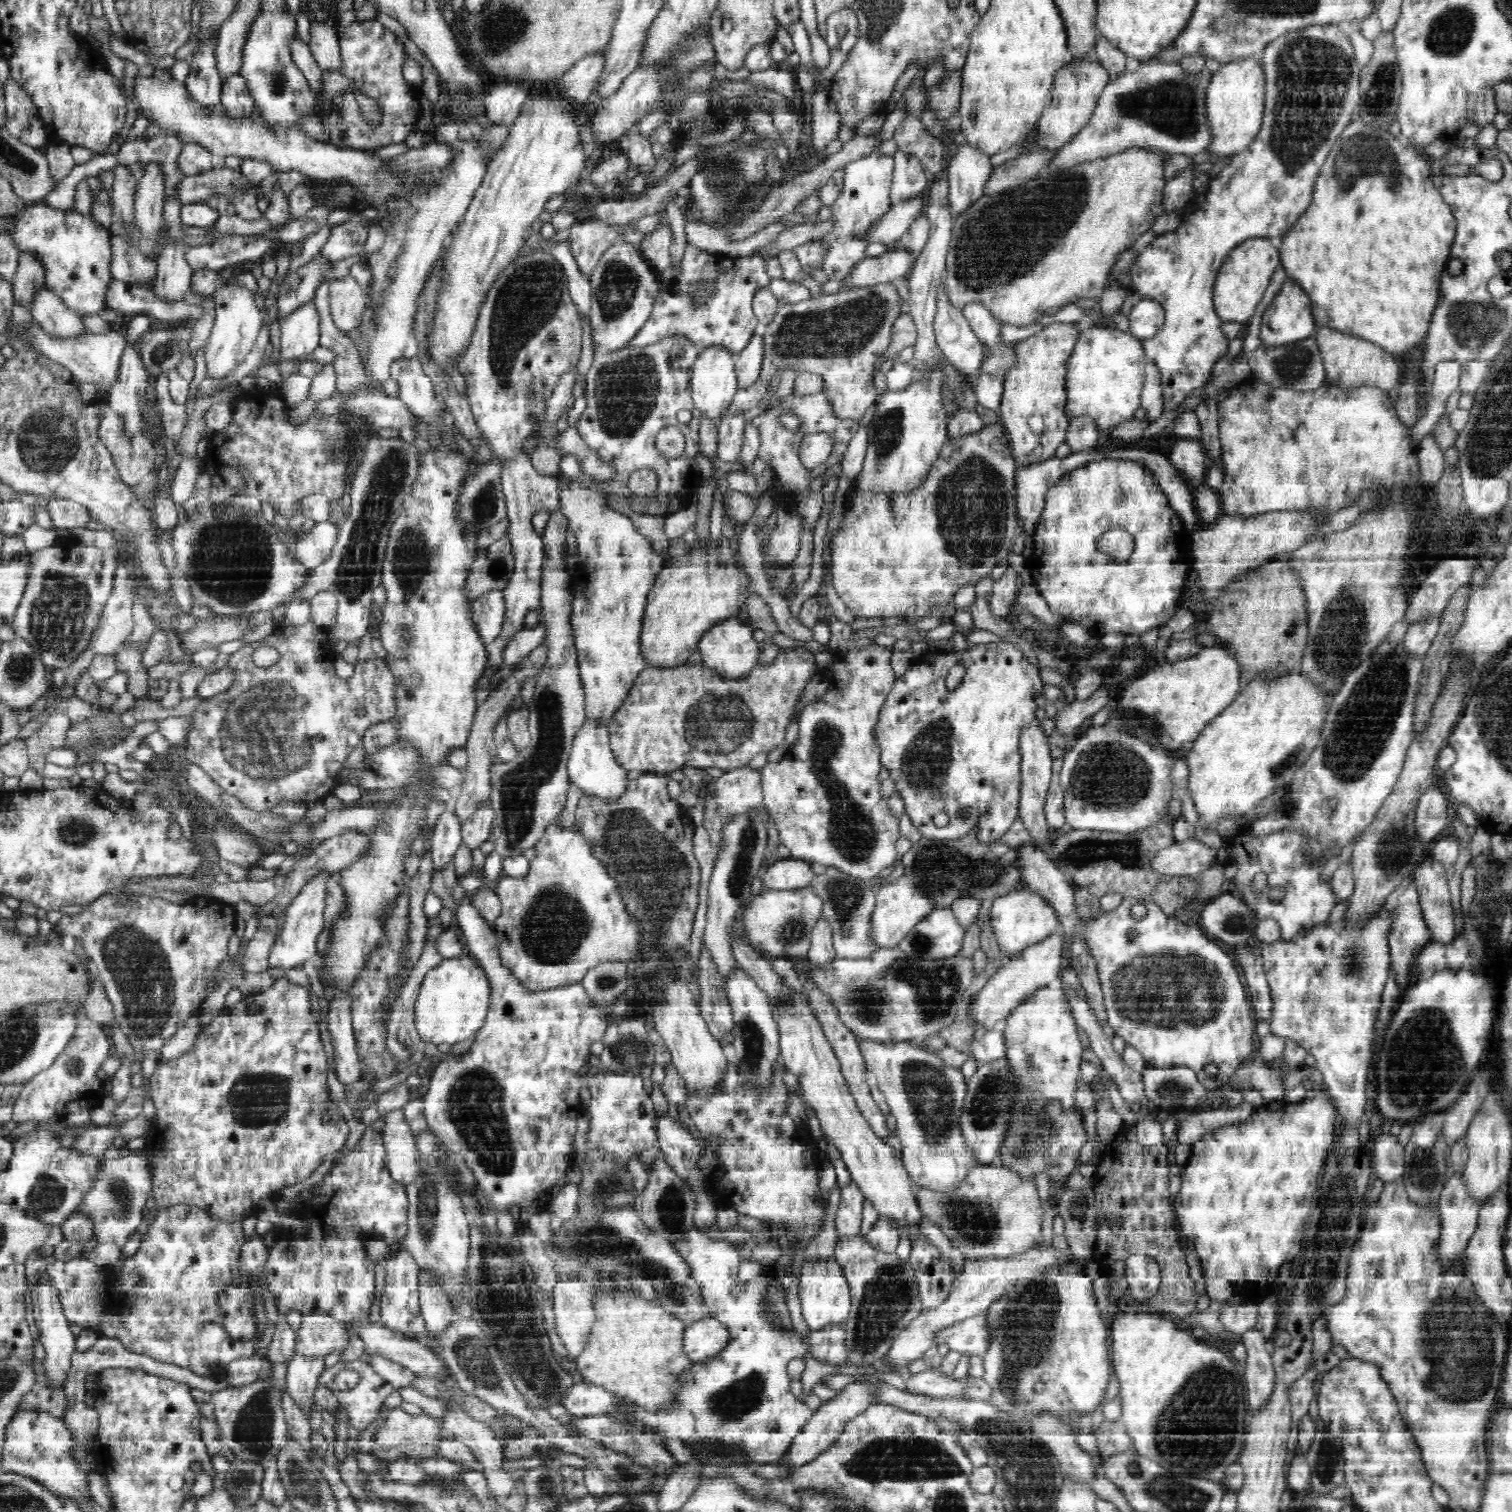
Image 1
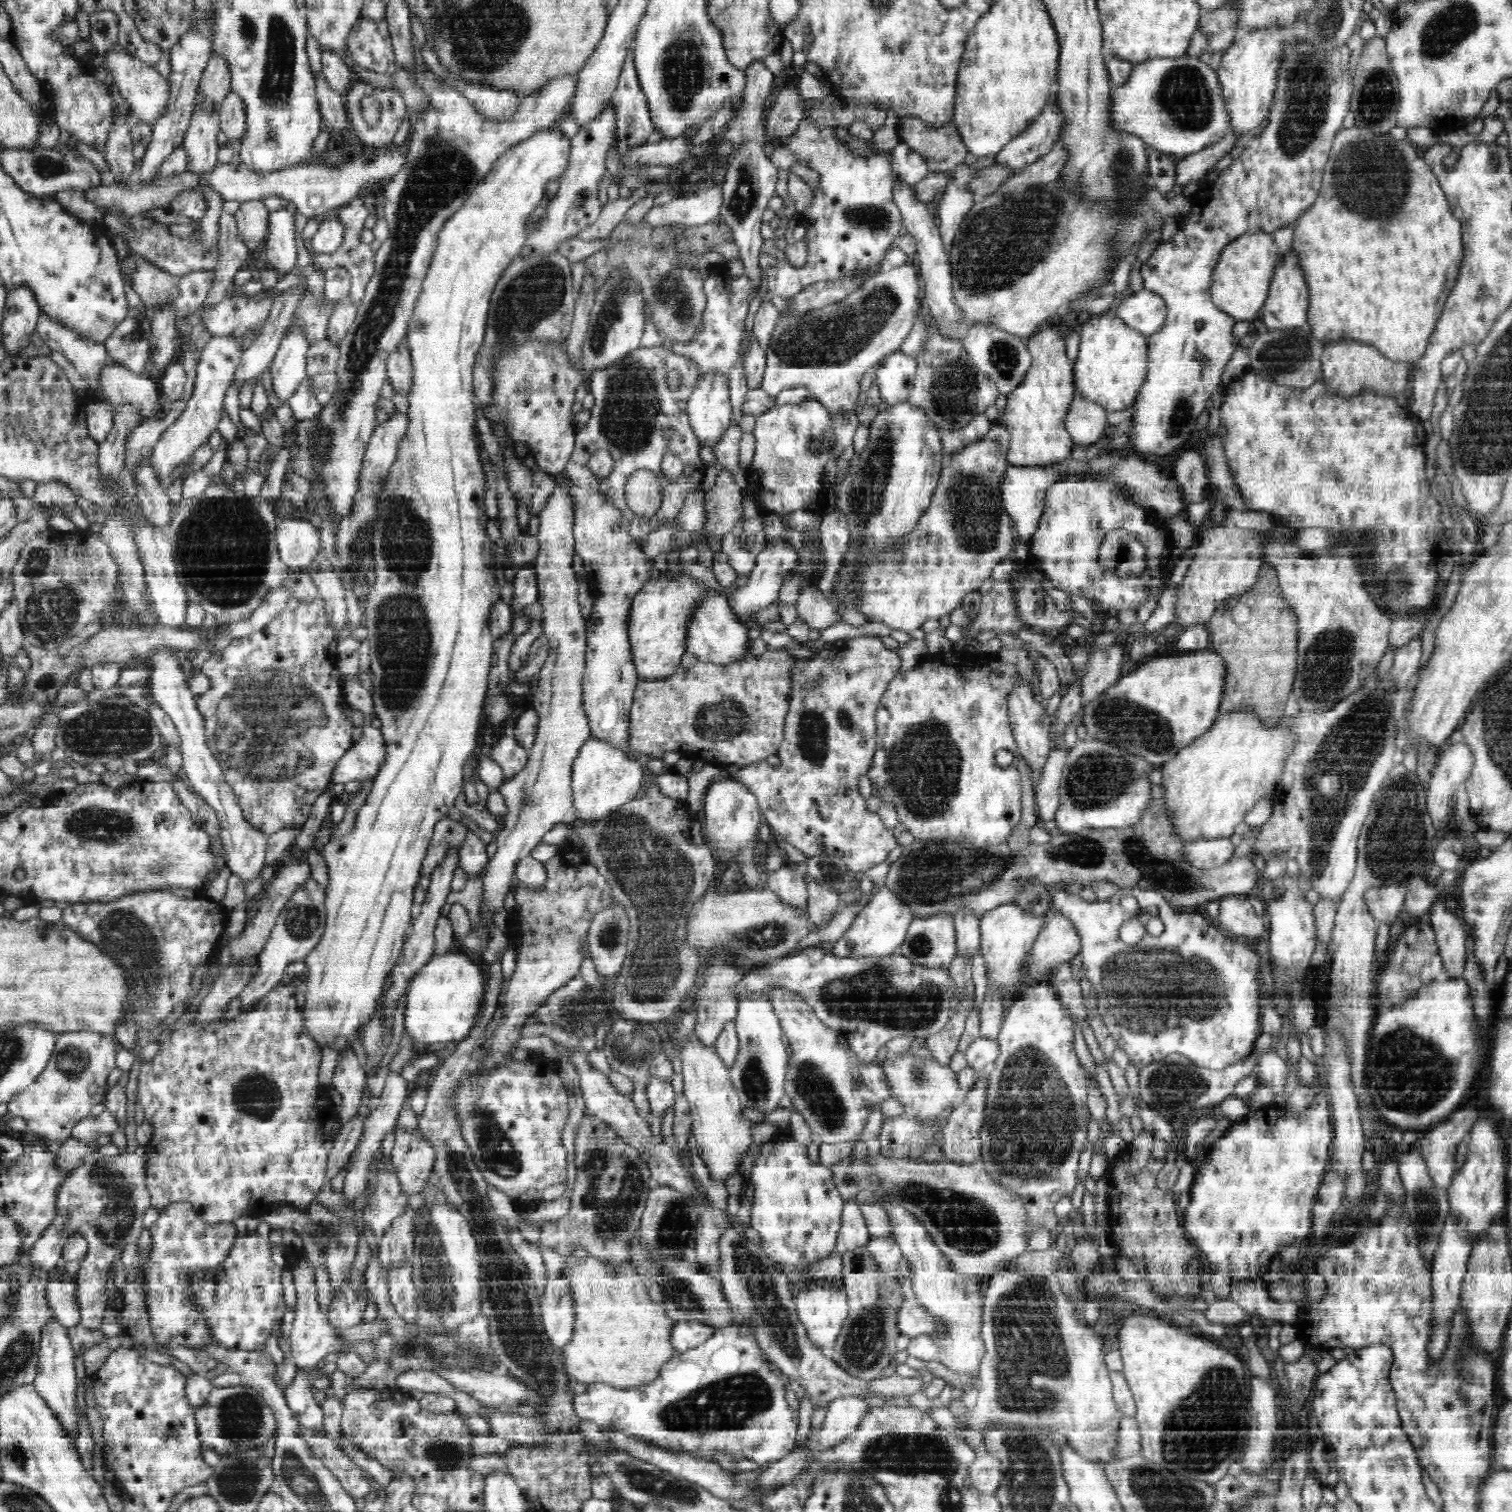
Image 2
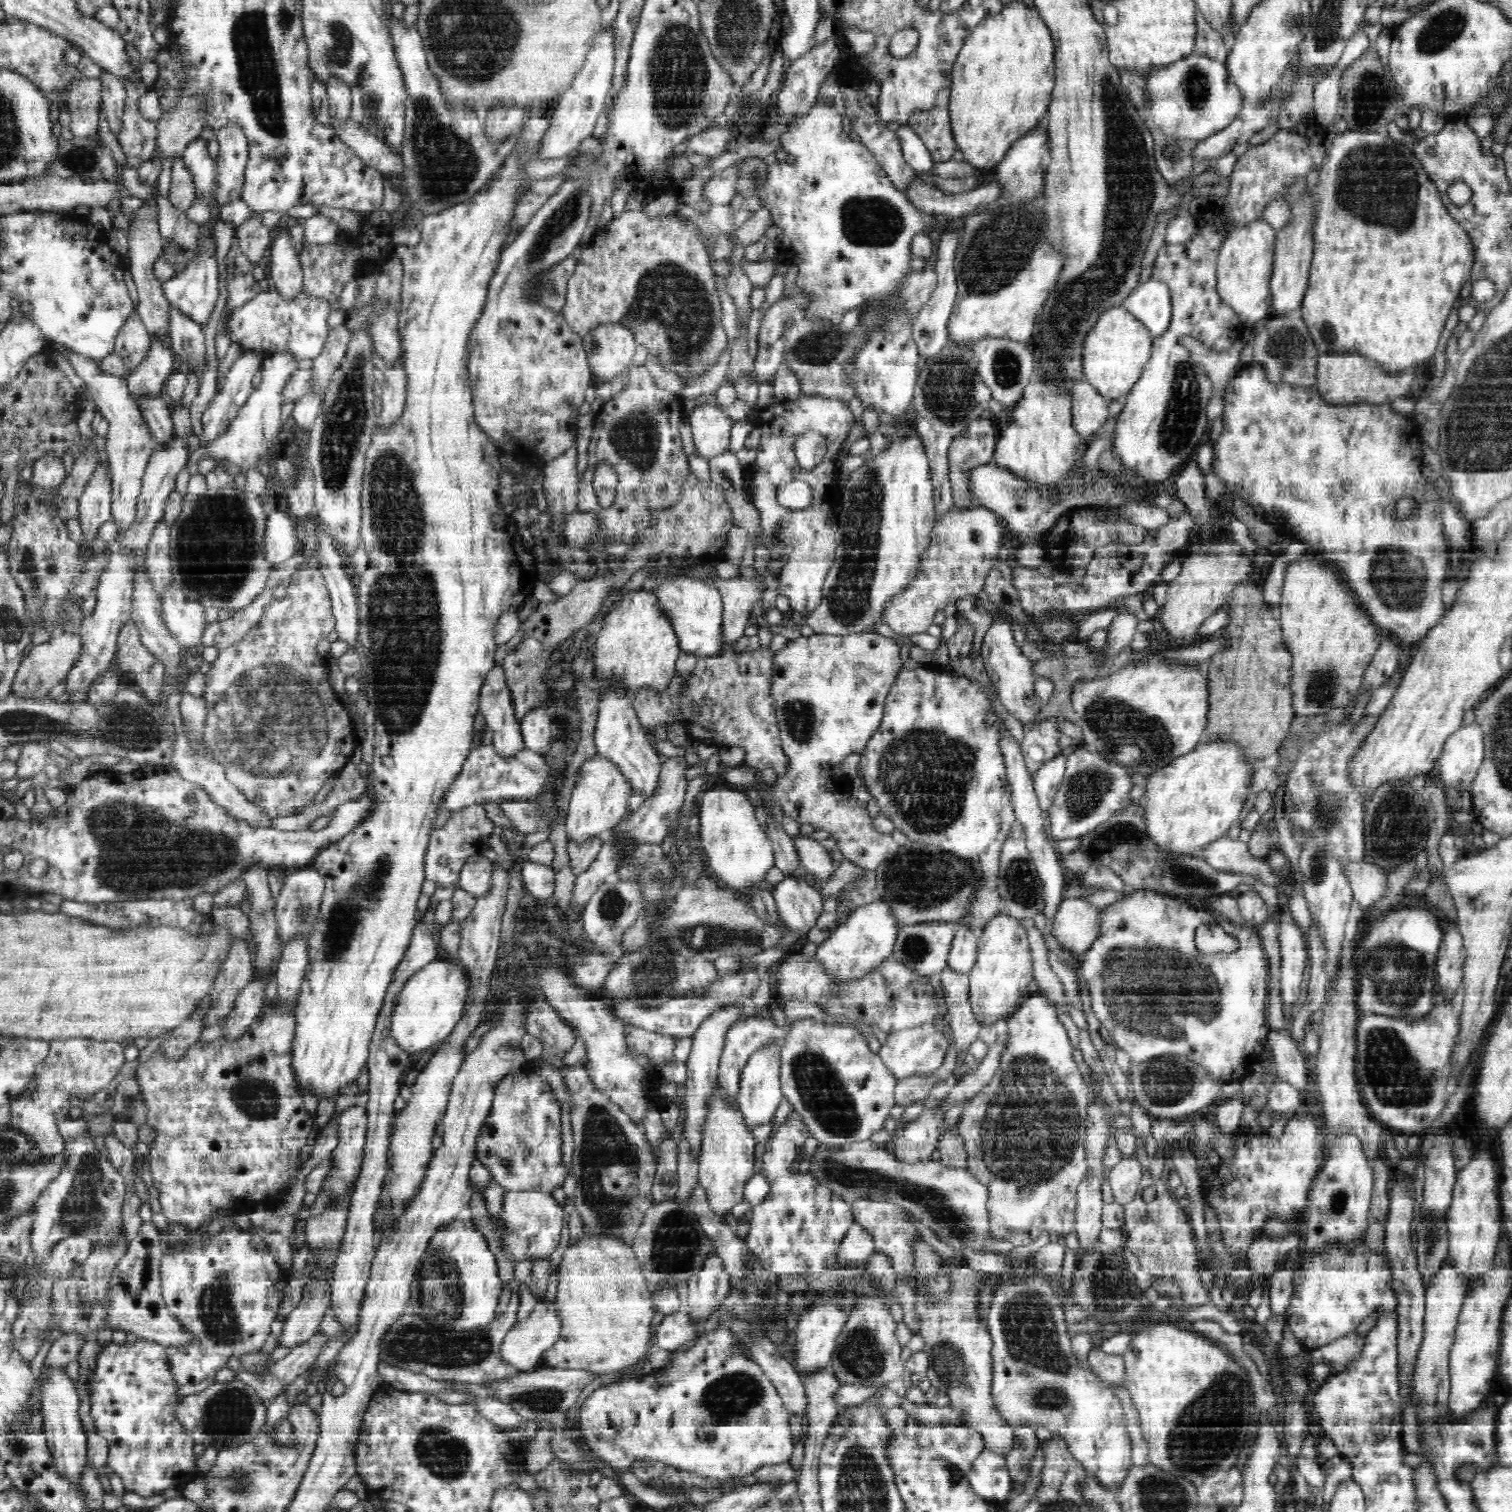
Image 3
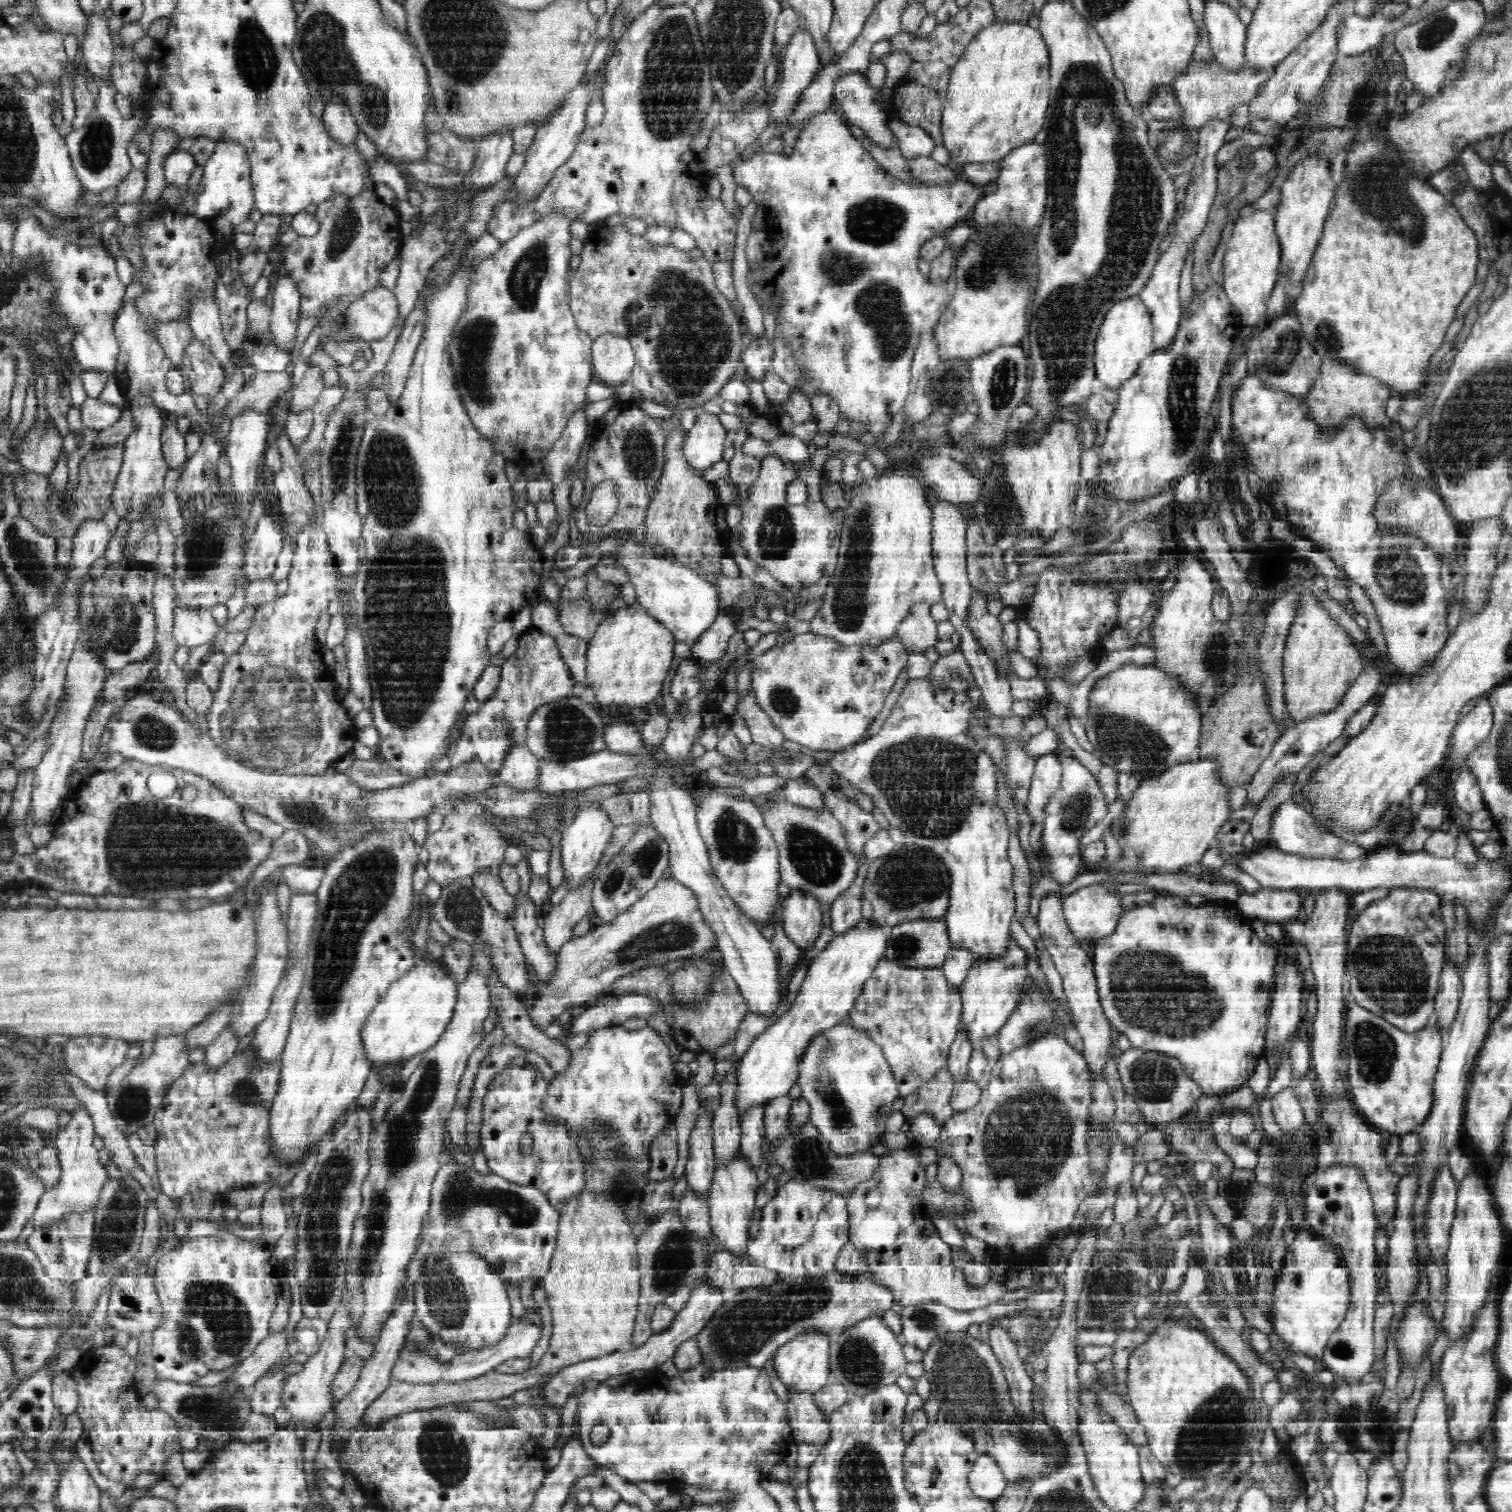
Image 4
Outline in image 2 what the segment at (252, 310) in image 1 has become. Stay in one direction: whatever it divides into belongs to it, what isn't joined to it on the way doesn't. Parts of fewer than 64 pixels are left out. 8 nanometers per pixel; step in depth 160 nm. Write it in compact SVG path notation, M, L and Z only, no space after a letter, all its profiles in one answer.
M216 336L205 344L199 354L199 363L192 396L187 400L184 412L178 420L166 428L166 432L154 445L151 461L158 478L169 477L184 462L193 456L193 452L209 441L209 436L218 428L226 390L236 374L236 366L242 358L242 342L234 336Z

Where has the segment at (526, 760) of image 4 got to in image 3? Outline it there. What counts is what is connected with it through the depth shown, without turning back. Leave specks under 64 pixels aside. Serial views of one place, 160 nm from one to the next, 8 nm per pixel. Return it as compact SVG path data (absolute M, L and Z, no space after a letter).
M501 666L488 672L479 697L479 710L493 732L496 753L507 757L526 750L521 723L516 719L511 693Z

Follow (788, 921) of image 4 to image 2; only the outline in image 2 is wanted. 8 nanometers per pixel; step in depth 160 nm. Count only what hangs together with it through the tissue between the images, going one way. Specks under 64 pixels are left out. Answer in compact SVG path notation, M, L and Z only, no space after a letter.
M780 867L767 874L766 888L778 895L786 905L796 909L806 909L808 885L802 869L796 867Z

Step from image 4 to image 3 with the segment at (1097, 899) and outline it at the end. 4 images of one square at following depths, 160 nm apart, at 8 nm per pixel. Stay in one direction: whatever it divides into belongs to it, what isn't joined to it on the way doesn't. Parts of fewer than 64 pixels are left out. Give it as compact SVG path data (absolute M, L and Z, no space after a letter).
M1086 898L1064 899L1051 920L1049 934L1064 949L1074 954L1084 954L1101 932L1100 910L1100 907L1093 906Z

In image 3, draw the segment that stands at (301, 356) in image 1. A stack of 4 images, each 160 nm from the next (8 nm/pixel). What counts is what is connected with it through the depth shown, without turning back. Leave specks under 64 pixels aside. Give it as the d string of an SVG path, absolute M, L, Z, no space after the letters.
M276 351L266 356L261 367L261 383L250 393L248 402L239 410L238 416L231 420L226 432L213 443L202 444L189 453L188 465L198 465L200 460L211 456L217 462L227 459L238 466L245 475L248 469L256 469L258 465L256 463L267 455L272 441L280 432L282 424L280 412L282 412L282 404L285 403L282 401L282 386L286 386L292 372L299 369L298 362L296 357L286 351Z

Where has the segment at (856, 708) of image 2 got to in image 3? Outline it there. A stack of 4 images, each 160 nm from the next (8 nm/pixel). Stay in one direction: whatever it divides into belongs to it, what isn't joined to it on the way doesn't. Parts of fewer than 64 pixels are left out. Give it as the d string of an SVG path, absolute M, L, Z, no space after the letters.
M874 631L847 634L846 638L840 638L840 635L814 633L812 636L800 636L800 638L796 638L795 641L789 641L785 648L775 652L771 660L772 672L774 672L774 677L771 676L771 697L772 701L775 702L775 714L778 719L777 726L781 733L782 751L784 751L785 755L789 758L789 770L781 774L781 776L777 776L774 785L770 786L764 783L764 786L759 788L759 794L756 792L755 795L757 795L759 799L764 796L766 801L763 803L765 803L766 806L772 807L778 805L778 808L784 813L788 826L796 824L797 826L802 826L802 829L810 828L814 830L814 832L818 832L824 837L830 838L833 850L842 854L845 860L850 860L852 864L864 869L875 870L886 858L893 856L900 846L894 841L891 834L884 834L876 830L876 827L872 825L873 818L870 818L866 806L850 793L852 790L852 781L842 773L840 766L844 764L846 756L850 756L850 754L861 755L871 740L871 737L875 734L875 731L880 727L881 720L885 714L886 698L893 688L894 680L896 680L898 674L904 669L903 662L900 659L900 645L893 638L876 634Z

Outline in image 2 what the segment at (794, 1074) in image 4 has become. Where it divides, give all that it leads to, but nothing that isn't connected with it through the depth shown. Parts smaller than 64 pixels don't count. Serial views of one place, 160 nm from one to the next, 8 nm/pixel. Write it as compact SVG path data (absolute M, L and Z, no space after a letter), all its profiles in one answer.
M883 886L871 896L869 903L857 914L844 935L826 948L838 958L886 957L897 952L903 944L908 926L913 920L914 913L910 912L906 903L892 889Z

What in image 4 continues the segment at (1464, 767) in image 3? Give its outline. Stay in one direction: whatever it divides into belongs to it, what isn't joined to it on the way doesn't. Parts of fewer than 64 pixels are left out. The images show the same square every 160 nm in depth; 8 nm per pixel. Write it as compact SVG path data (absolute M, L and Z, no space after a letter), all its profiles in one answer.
M1486 695L1478 700L1472 711L1459 719L1451 735L1450 760L1452 760L1452 770L1456 774L1458 774L1458 770L1462 769L1462 766L1465 766L1464 760L1470 755L1470 752L1488 739L1492 726L1492 707L1490 707L1490 701Z

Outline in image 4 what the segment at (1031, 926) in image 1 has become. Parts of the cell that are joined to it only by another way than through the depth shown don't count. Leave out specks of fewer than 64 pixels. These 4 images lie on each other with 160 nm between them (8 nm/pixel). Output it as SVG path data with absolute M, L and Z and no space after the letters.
M1011 935L1009 941L1010 946L1004 957L996 960L975 960L961 986L961 1026L964 1033L968 1033L973 1048L978 1048L986 1037L996 1036L1012 1012L1018 1008L1023 990L1030 980L1026 969L1027 952L1018 946Z

